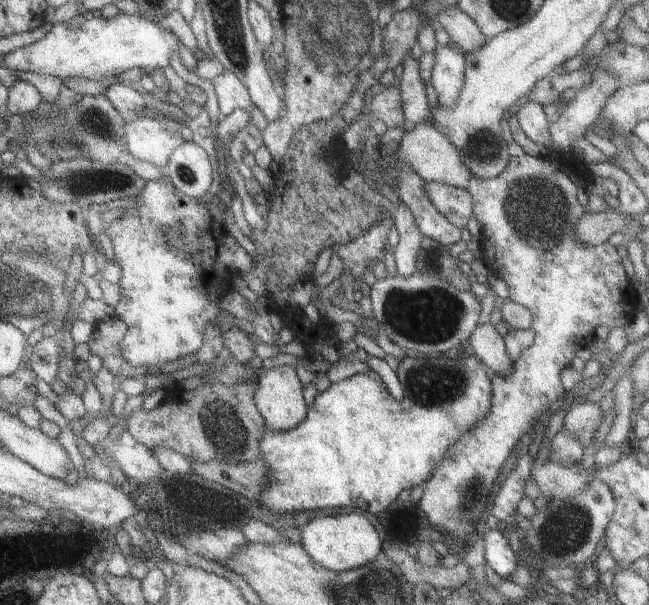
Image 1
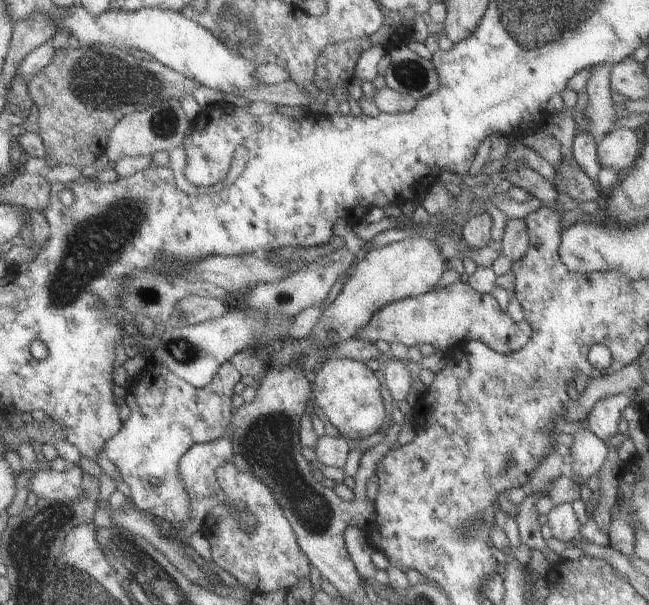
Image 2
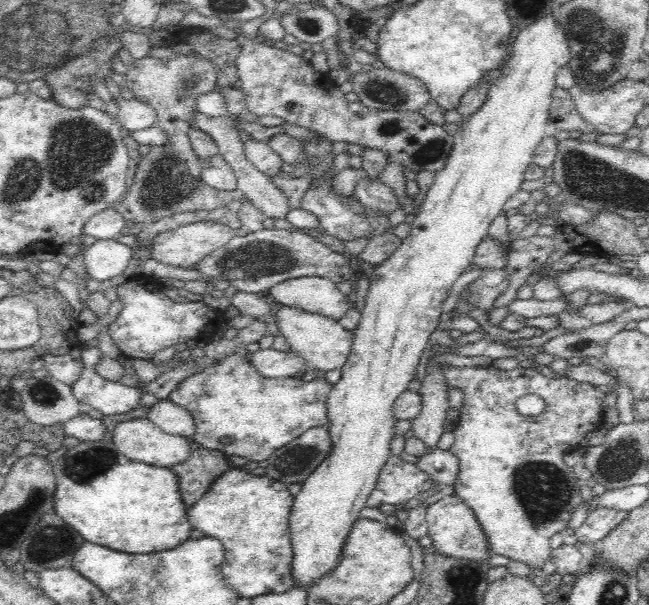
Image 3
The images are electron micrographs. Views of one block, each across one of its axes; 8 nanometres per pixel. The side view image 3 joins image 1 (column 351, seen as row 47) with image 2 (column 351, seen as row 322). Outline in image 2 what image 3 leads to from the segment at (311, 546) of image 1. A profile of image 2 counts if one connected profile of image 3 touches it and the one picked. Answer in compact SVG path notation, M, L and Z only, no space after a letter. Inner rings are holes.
M344 358L325 359L310 377L312 400L340 435L348 440L361 439L380 430L385 420L381 386L365 363Z

